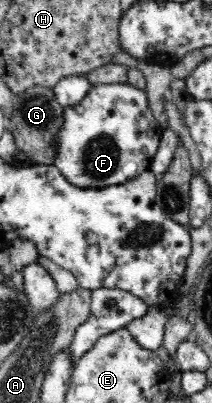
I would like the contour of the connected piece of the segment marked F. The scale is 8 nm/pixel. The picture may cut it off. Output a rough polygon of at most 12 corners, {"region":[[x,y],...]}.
{"region":[[93,85],[64,109],[55,161],[100,189],[151,169],[146,90]]}

